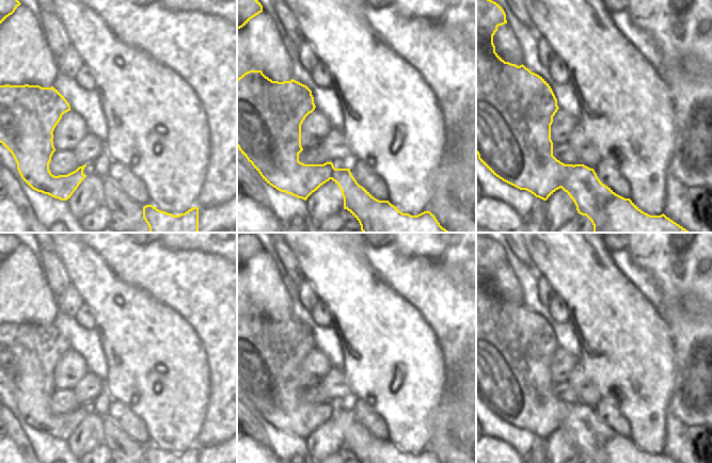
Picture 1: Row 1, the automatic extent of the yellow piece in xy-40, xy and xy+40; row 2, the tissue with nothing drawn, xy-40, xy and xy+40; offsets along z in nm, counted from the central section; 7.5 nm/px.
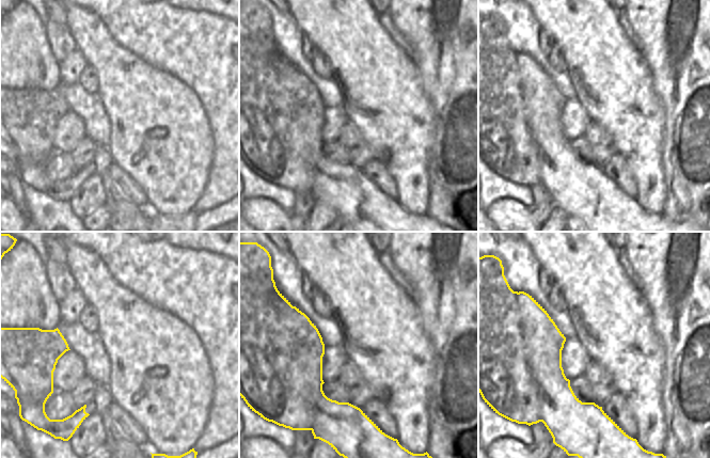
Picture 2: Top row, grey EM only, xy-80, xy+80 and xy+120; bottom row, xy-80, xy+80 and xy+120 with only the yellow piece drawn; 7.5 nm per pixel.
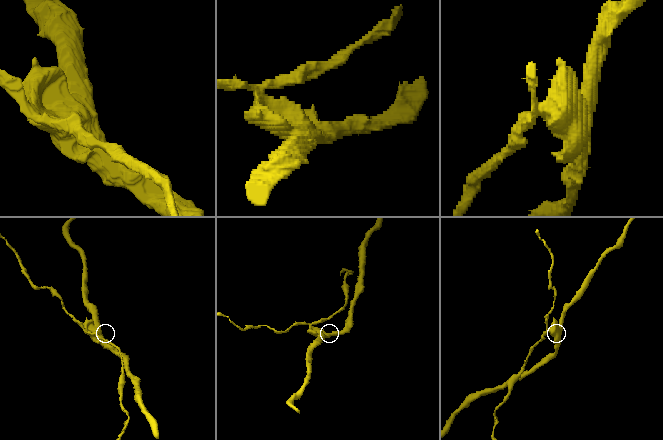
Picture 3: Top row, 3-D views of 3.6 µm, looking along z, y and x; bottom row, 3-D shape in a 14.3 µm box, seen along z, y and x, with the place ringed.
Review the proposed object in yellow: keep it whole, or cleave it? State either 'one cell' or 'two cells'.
two cells

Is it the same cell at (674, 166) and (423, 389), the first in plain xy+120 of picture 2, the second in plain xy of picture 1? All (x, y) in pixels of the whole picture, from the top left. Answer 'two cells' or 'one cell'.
two cells

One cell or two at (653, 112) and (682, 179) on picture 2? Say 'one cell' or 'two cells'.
two cells

